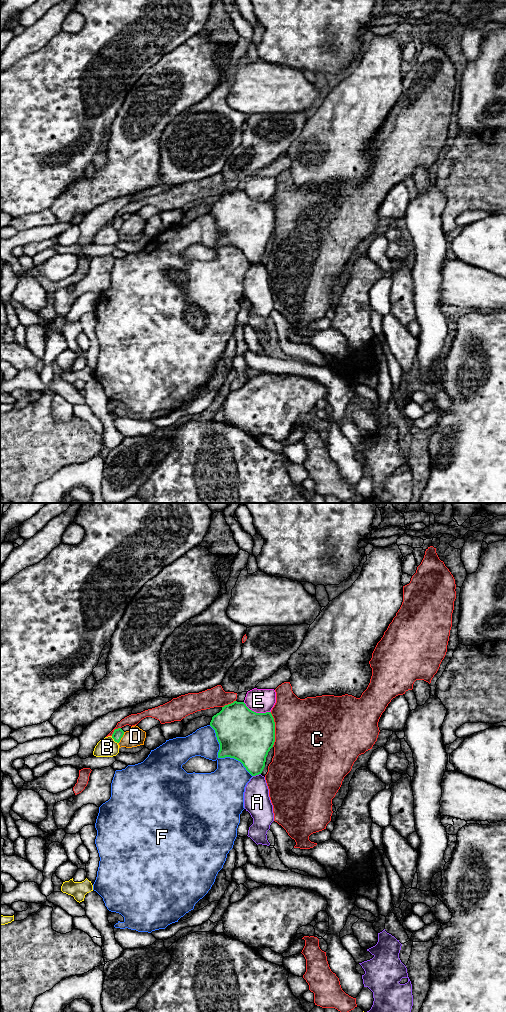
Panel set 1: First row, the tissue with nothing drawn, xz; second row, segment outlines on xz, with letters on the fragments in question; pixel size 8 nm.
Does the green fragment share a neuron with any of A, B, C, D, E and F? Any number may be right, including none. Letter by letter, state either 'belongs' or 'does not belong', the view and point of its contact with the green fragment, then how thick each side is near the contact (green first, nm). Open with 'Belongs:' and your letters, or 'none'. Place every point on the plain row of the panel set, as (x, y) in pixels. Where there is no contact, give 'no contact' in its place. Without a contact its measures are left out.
Belongs: none
A: does not belong | xz (256, 262) | 320/220 nm
B: does not belong | xz (114, 228) | 80/160 nm
C: does not belong | xz (274, 217) | 420/500 nm
D: does not belong | xz (121, 225) | 80/150 nm
E: does not belong | xz (257, 201) | 420/190 nm
F: does not belong | xz (221, 245) | 400/320 nm

